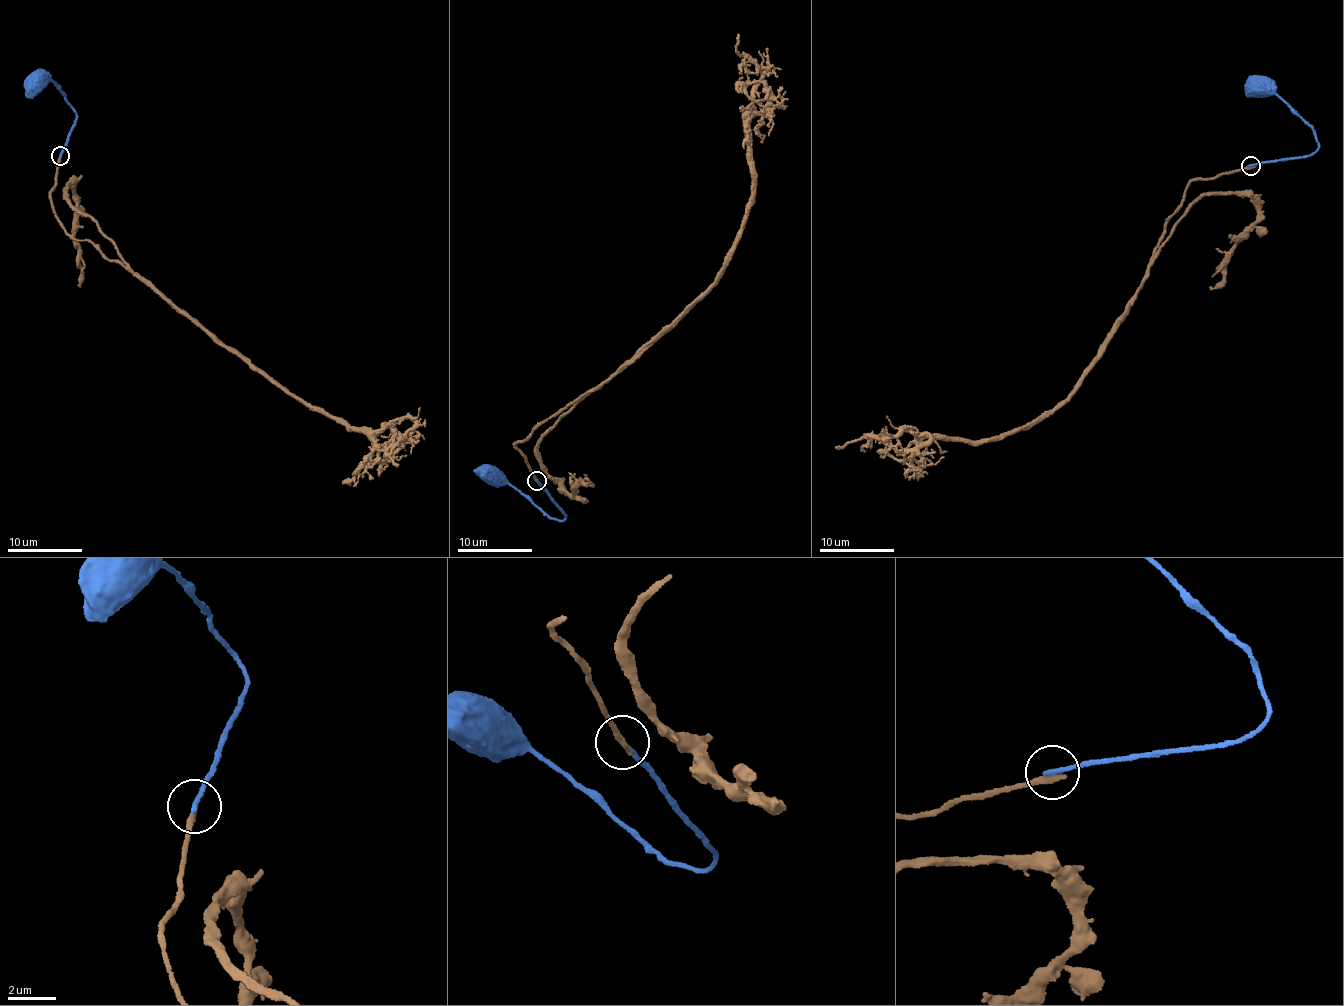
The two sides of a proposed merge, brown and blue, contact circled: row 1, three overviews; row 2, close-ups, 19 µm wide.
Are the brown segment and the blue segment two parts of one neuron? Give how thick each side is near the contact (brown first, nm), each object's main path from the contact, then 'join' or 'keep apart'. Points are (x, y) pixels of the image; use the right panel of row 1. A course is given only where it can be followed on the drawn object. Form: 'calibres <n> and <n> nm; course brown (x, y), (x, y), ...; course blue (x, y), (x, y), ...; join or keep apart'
calibres 280 and 220 nm; course brown (1250, 166), (1192, 181), (1124, 313), (1054, 409), (965, 443), (905, 426), (836, 446); course blue (1250, 166), (1286, 158), (1301, 158), (1314, 152), (1319, 143), (1314, 129), (1276, 95), (1246, 81); keep apart

